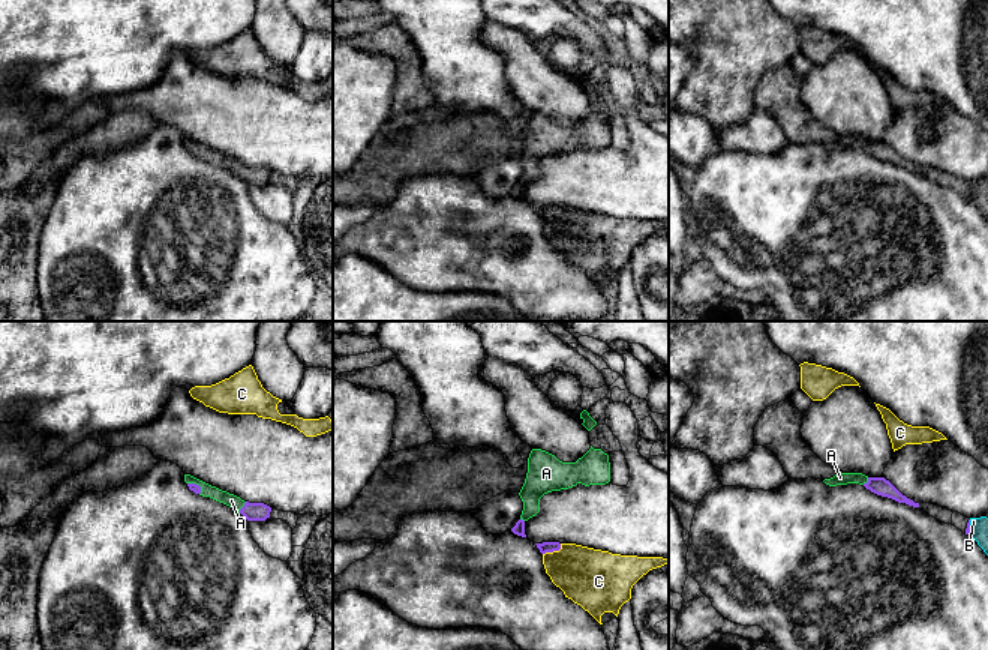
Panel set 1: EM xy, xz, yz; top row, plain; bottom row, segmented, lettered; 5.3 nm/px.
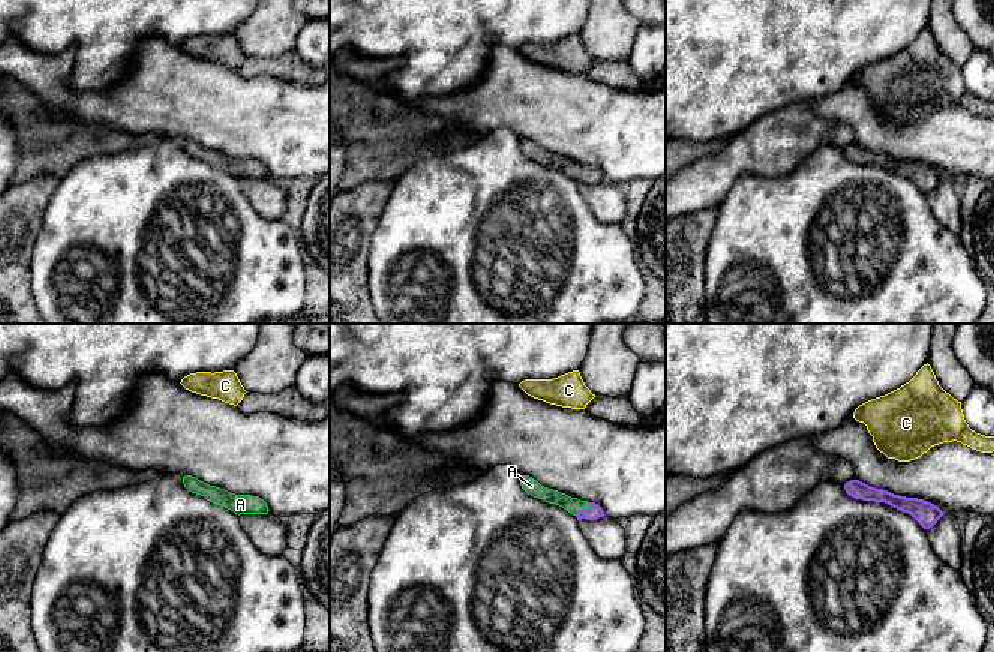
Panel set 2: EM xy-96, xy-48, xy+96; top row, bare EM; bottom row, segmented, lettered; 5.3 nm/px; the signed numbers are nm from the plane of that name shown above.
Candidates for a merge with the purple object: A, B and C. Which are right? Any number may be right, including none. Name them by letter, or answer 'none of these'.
A, B

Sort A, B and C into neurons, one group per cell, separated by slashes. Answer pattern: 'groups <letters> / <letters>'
groups A B / C

